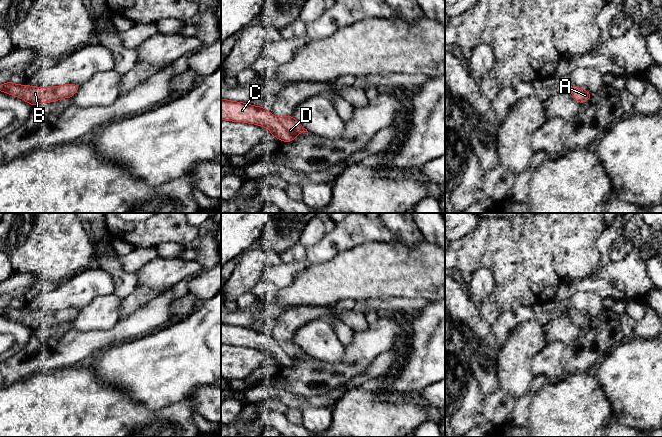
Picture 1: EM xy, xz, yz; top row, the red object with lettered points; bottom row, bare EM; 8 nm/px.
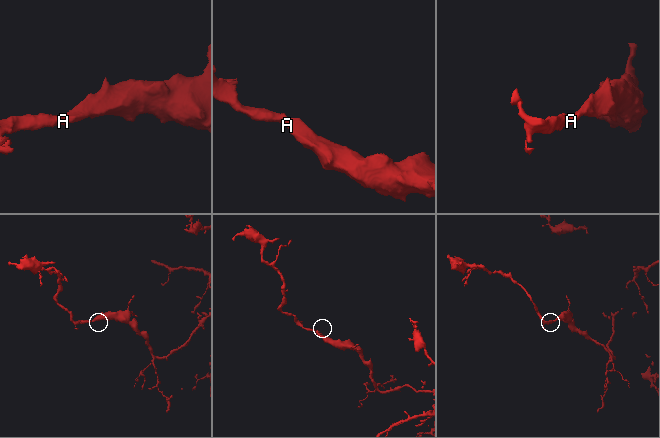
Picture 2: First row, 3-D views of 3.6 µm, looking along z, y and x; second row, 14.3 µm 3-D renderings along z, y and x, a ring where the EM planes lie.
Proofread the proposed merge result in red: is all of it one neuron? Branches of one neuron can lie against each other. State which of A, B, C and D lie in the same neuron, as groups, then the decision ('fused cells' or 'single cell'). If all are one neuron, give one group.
groups A B C D; single cell

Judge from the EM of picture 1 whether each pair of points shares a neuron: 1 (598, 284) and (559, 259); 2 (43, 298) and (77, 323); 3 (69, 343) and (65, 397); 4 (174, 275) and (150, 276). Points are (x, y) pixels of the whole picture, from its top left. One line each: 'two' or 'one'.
1: two
2: two
3: two
4: one

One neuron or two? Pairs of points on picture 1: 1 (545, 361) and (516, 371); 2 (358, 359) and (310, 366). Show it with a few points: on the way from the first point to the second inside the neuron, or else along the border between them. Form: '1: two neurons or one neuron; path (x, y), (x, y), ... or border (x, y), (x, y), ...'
1: two neurons; border (543, 346), (531, 359), (530, 371), (533, 375)
2: one neuron; path (346, 368), (344, 370), (322, 370)

